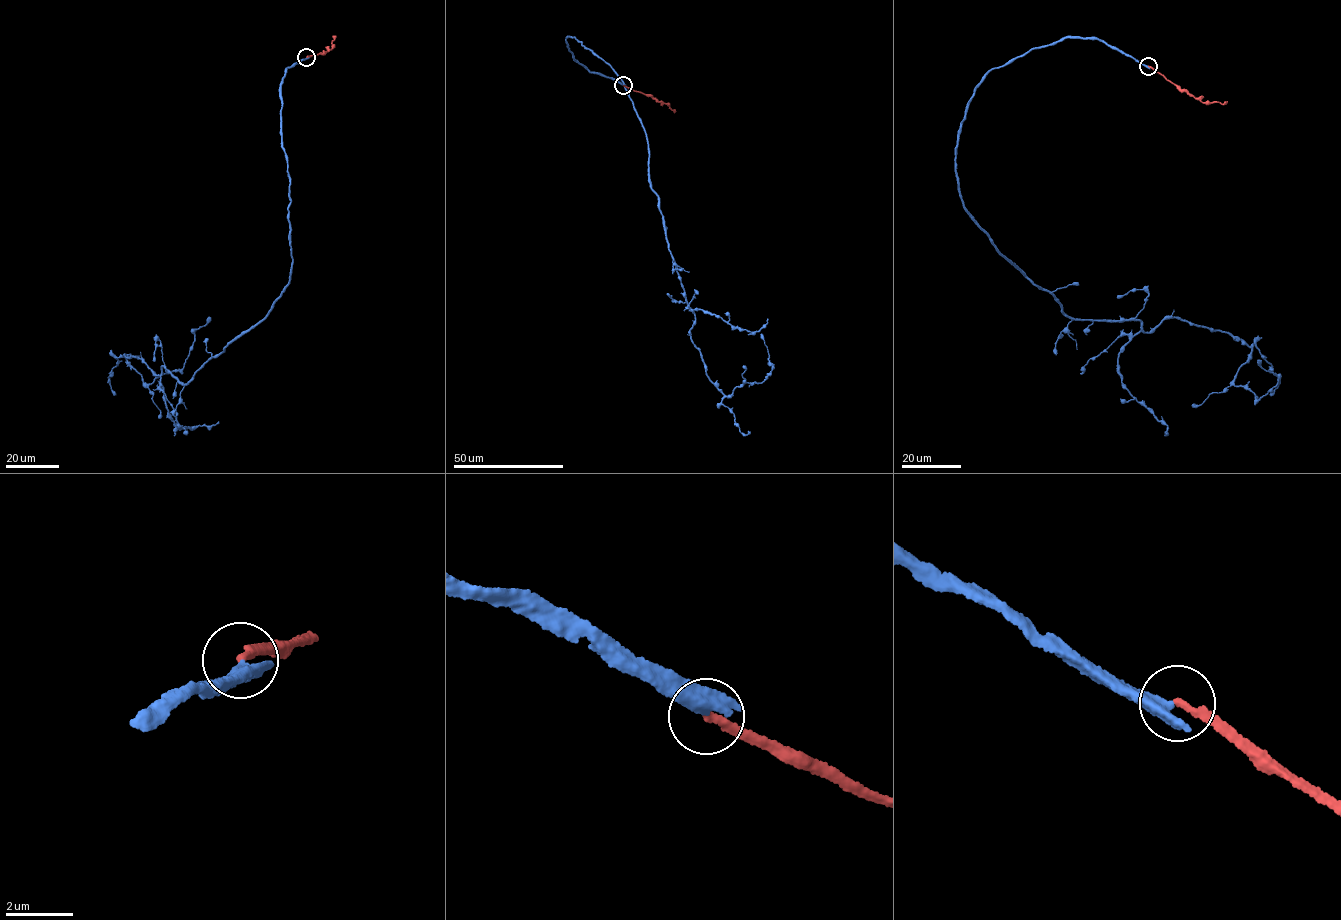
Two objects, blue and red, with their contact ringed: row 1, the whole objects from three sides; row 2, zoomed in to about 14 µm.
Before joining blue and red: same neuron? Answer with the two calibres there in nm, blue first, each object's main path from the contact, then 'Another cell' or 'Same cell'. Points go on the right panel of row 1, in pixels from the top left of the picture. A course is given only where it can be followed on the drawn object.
Thickness 550 nm (blue) against 240 nm. Course of blue: (1148, 66), (1072, 36), (991, 69), (963, 208), (1061, 312), (1228, 332), (1257, 400), (1258, 360). Course of red: (1148, 66), (1200, 101), (1227, 102). Another cell

